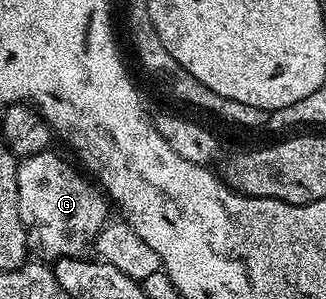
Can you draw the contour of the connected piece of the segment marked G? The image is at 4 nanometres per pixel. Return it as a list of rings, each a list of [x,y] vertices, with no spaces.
[[[50,148],[41,150],[18,163],[16,188],[20,188],[20,220],[24,220],[31,255],[42,260],[80,258],[87,253],[86,249],[91,249],[94,239],[108,221],[108,198],[85,173],[77,174],[60,155],[53,154],[52,151]]]

